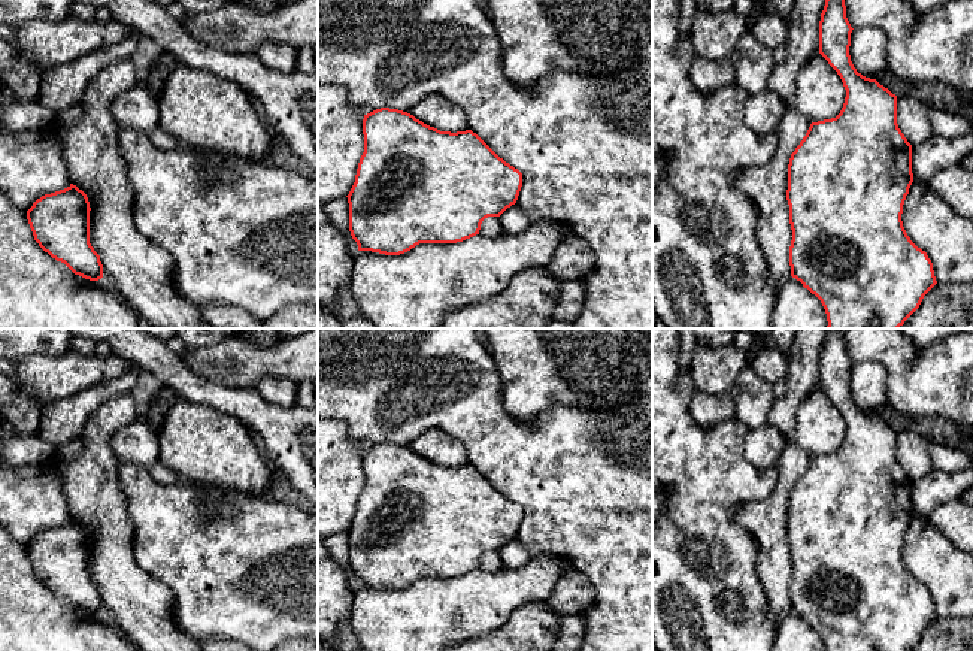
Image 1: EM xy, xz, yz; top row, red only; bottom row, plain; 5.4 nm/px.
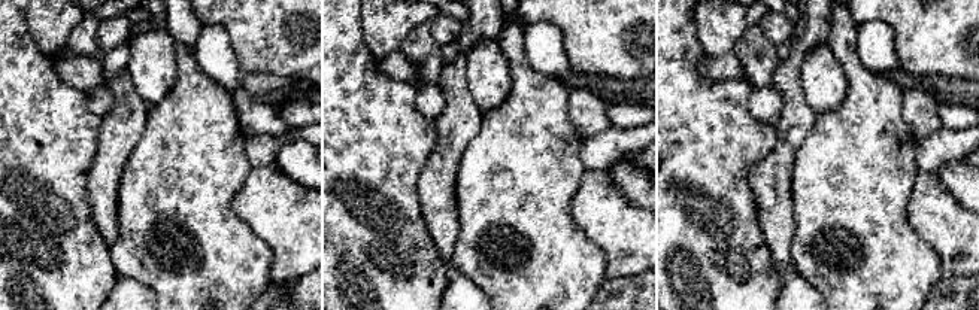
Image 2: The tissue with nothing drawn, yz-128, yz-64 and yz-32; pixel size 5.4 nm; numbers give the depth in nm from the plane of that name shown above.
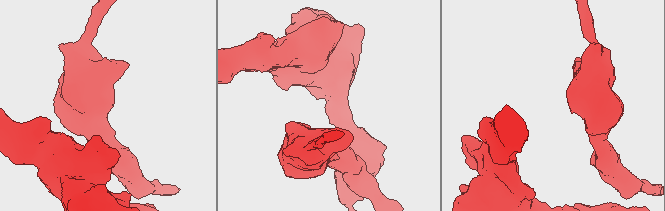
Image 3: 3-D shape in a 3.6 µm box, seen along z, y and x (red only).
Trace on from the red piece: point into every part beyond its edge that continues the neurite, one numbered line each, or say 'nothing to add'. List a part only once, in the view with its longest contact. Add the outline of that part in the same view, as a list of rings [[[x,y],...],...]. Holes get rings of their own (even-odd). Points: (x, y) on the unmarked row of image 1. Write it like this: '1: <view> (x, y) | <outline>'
nothing to add

